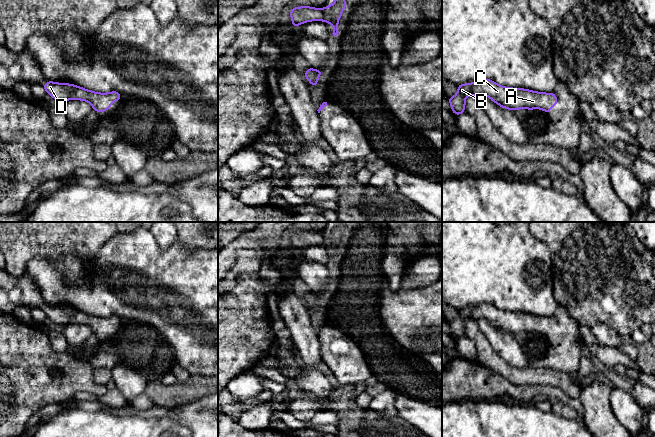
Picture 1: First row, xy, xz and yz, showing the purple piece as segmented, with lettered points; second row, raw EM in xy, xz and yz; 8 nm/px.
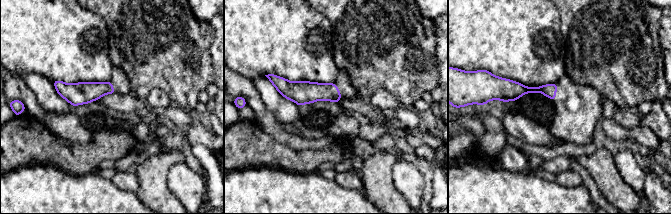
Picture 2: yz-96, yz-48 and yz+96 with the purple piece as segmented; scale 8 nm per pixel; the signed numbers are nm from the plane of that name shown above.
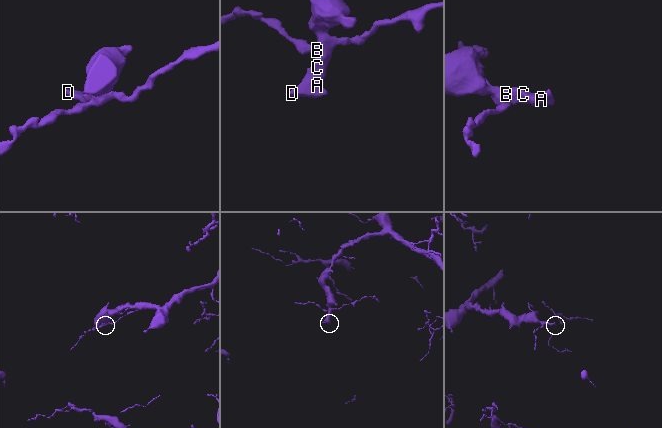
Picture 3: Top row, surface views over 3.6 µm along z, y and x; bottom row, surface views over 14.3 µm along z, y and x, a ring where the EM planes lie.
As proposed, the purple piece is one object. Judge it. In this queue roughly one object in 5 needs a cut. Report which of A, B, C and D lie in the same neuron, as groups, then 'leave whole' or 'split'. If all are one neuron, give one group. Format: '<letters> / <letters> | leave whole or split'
A B C D | leave whole

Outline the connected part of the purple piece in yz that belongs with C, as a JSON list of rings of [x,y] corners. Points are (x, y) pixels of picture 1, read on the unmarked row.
[[[482,303],[473,307],[458,308],[456,319],[447,322],[455,339],[465,336],[465,324],[468,319],[476,322],[479,319],[488,320],[497,329],[513,335],[520,332],[528,334],[538,332],[546,337],[552,337],[549,333],[555,331],[558,326],[554,316],[543,317],[522,312],[504,311],[490,303]]]

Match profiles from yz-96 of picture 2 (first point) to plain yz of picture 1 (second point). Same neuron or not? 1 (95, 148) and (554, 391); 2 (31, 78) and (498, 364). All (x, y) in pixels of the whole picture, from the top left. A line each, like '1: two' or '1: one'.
1: one
2: two

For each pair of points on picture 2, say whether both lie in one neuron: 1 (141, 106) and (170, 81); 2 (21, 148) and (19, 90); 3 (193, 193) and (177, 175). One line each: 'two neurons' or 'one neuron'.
1: two neurons
2: two neurons
3: one neuron

